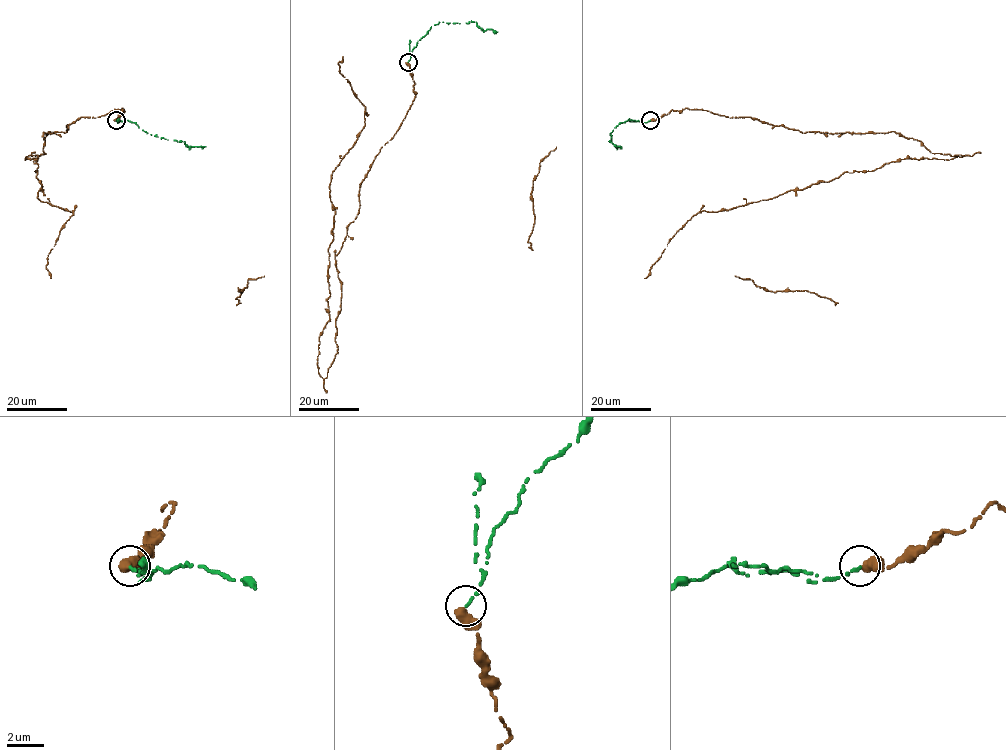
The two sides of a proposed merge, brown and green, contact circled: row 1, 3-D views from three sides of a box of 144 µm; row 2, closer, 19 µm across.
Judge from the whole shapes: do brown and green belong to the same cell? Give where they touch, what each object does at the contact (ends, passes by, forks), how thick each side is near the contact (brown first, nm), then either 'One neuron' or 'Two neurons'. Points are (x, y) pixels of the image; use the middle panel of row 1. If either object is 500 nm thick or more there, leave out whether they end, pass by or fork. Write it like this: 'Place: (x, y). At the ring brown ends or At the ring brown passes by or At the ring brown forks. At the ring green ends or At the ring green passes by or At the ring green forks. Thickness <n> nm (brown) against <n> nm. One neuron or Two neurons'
Place: (408, 62). Thickness 500 nm (brown) against 160 nm. One neuron

